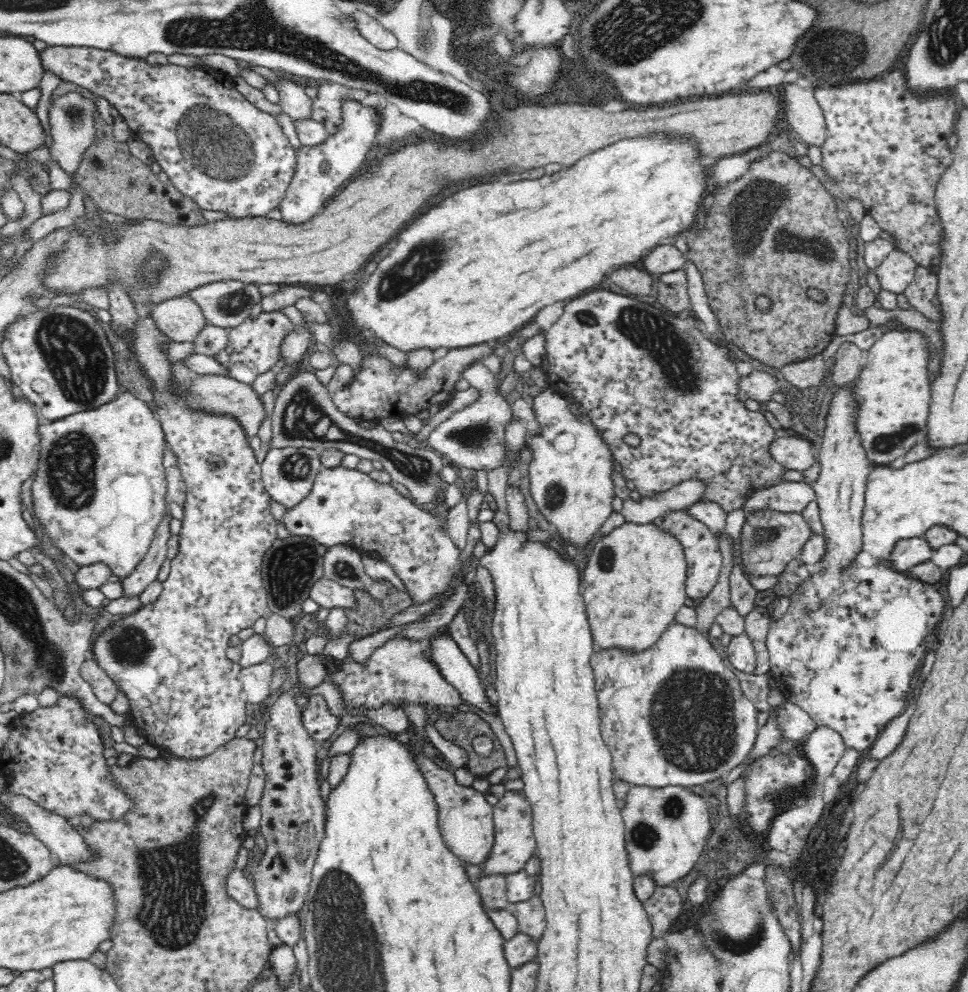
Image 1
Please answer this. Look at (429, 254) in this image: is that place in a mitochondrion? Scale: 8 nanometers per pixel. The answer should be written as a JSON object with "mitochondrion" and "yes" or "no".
{"mitochondrion":"yes"}

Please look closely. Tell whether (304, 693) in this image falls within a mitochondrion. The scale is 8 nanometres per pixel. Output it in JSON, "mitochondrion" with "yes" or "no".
{"mitochondrion":"no"}

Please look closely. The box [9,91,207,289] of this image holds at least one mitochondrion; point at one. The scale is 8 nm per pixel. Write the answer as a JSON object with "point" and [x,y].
{"point":[73,114]}

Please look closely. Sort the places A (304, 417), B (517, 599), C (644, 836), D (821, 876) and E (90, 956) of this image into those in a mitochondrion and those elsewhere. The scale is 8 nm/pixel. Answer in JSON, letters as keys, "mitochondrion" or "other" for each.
{"A":"mitochondrion","B":"other","C":"mitochondrion","D":"other","E":"other"}

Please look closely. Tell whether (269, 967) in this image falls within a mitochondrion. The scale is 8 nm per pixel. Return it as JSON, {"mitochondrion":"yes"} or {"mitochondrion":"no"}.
{"mitochondrion":"no"}

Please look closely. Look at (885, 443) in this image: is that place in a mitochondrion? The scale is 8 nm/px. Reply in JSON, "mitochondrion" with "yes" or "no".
{"mitochondrion":"yes"}

